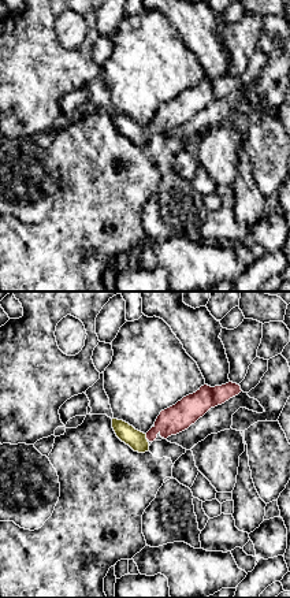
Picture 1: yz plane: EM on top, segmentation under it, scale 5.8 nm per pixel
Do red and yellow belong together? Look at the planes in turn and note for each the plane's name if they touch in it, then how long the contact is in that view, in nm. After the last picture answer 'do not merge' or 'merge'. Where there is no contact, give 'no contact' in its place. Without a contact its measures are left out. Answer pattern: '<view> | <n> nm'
yz | 40 nm

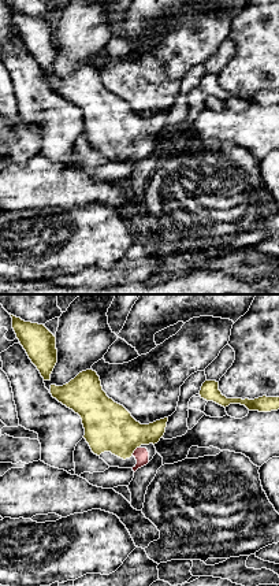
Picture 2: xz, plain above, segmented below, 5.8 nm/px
xz | 70 nm

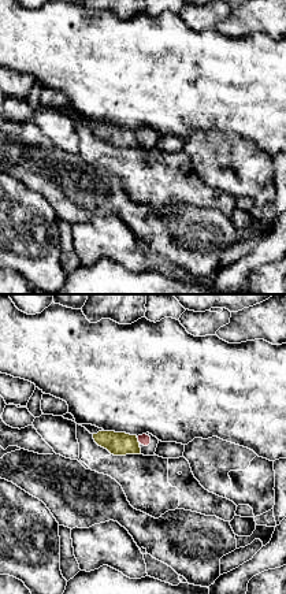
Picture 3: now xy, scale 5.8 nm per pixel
xy | 50 nm

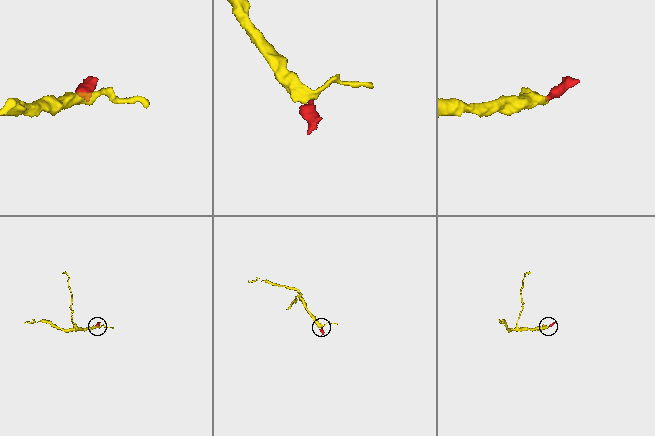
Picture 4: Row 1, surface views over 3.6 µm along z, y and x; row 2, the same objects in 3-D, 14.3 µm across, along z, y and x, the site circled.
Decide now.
merge

